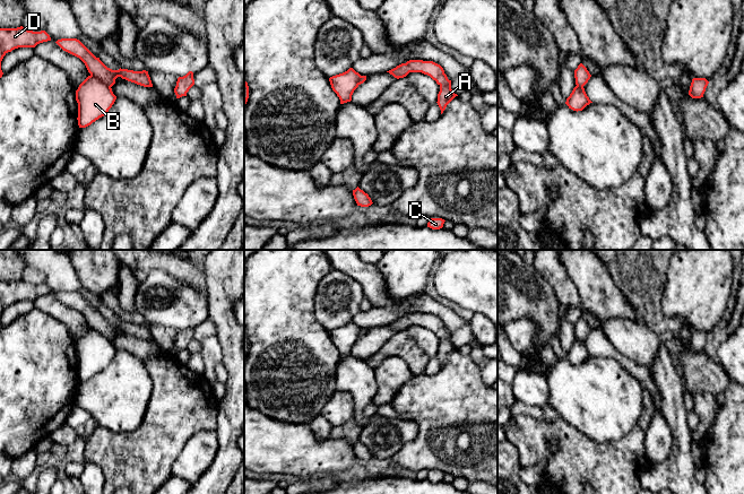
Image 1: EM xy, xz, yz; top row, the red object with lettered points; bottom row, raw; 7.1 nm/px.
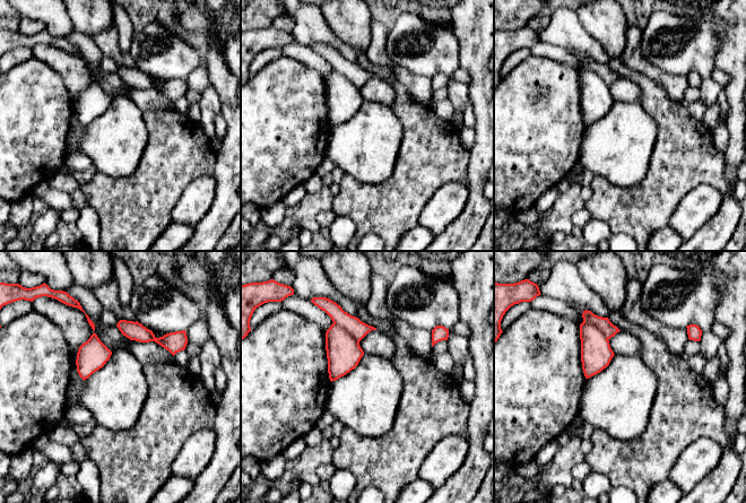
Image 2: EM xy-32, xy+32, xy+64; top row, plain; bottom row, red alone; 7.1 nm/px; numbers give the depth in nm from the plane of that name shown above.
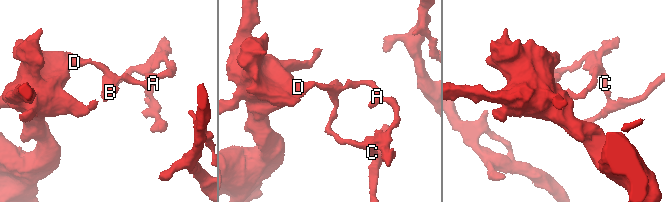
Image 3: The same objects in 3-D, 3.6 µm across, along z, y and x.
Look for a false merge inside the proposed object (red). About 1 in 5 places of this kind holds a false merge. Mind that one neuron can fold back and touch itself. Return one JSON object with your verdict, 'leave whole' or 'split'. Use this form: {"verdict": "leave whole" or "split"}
{"verdict": "split"}

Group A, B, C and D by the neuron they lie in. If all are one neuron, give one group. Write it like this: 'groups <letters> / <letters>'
groups A D / B C

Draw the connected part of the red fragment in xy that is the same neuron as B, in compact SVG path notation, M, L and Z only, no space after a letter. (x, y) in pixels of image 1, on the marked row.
M88 76L76 90L78 125L86 128L104 116L116 99L112 88L101 79Z

